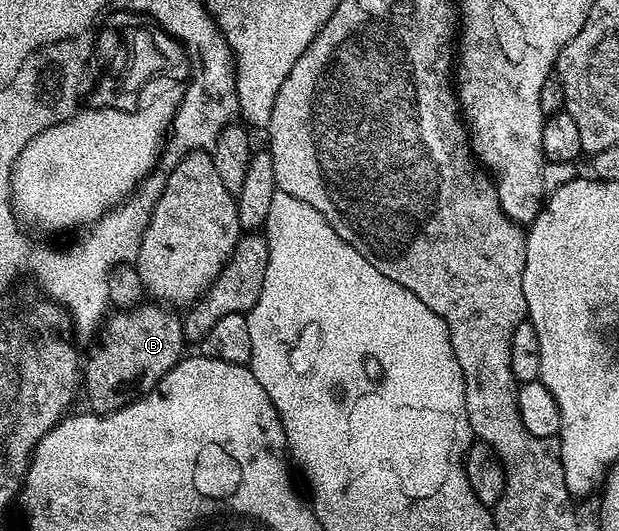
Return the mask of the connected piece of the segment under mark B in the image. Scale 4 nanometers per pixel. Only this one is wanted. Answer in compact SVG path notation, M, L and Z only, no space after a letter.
M148 304L113 312L99 330L100 342L86 357L82 389L88 392L88 401L92 404L89 406L101 415L120 409L137 395L149 393L185 356L181 318L175 317L172 314L175 312L163 304Z

